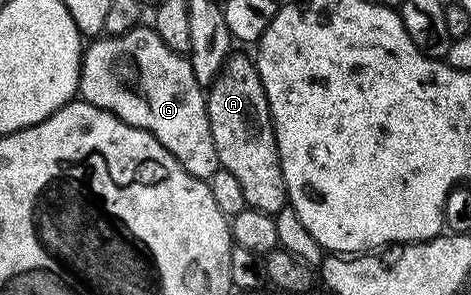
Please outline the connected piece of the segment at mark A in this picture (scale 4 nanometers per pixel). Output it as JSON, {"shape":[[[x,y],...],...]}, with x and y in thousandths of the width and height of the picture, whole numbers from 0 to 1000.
{"shape":[[[488,180],[461,264],[439,295],[435,363],[448,475],[456,475],[456,515],[469,546],[467,573],[490,583],[507,610],[527,708],[588,729],[609,695],[601,569],[563,302],[546,214],[531,186],[527,197],[520,183]]]}

